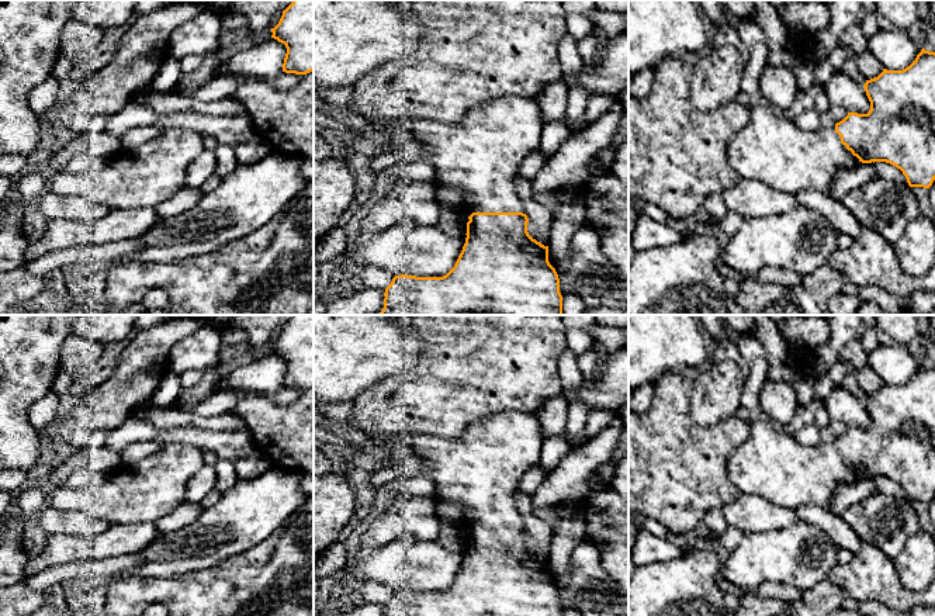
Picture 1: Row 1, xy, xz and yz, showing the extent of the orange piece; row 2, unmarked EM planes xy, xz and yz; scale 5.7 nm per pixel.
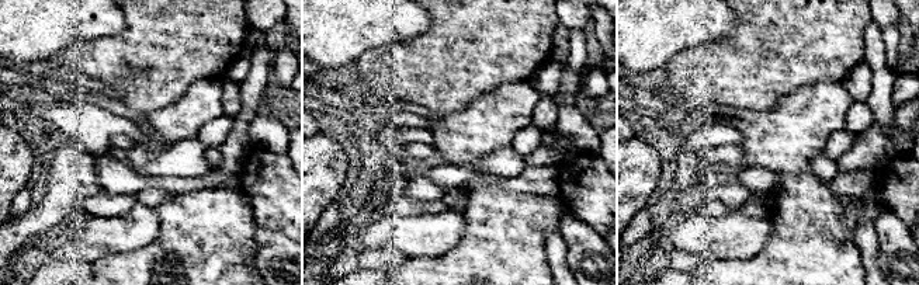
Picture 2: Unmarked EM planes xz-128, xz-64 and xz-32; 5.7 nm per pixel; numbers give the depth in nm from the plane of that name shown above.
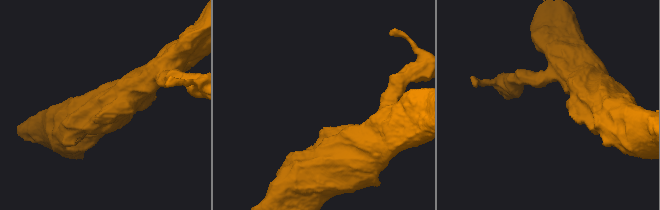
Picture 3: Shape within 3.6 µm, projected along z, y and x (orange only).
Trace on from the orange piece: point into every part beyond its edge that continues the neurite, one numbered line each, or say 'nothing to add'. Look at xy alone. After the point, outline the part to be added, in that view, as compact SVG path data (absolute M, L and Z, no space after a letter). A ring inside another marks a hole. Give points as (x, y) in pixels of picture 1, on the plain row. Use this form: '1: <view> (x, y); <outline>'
nothing to add

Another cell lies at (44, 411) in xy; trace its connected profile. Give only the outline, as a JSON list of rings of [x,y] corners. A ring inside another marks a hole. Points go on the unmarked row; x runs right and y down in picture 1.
[[[49,391],[45,397],[34,402],[28,411],[28,419],[31,425],[38,430],[44,430],[45,426],[56,418],[59,408],[59,394]]]

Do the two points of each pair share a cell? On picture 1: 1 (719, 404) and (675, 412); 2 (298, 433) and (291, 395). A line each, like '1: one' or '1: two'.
1: two
2: two

